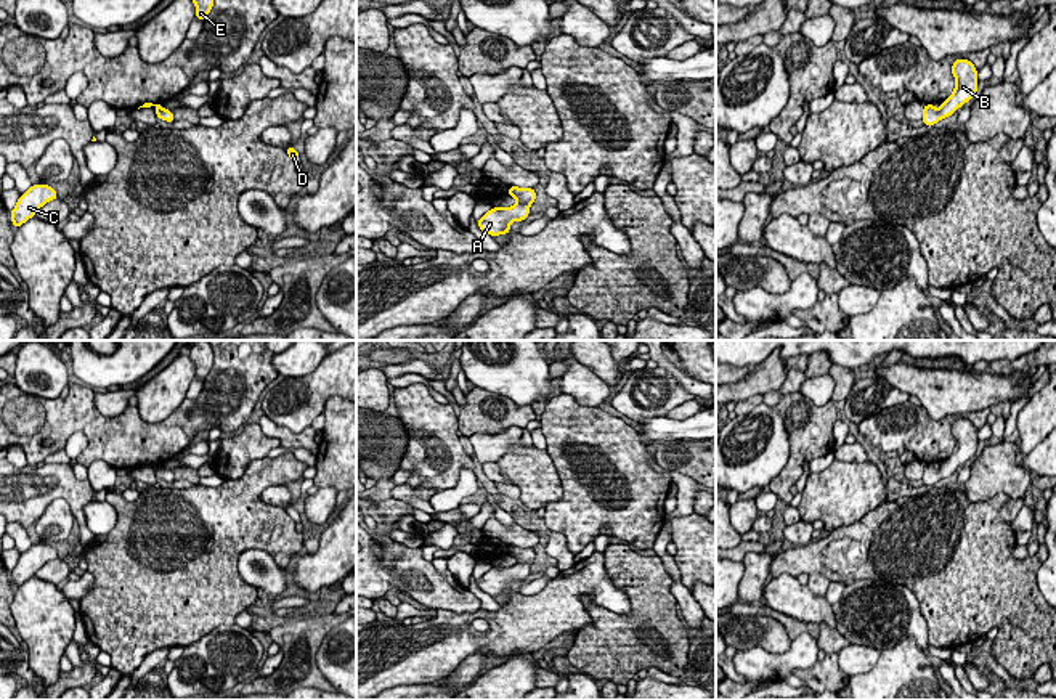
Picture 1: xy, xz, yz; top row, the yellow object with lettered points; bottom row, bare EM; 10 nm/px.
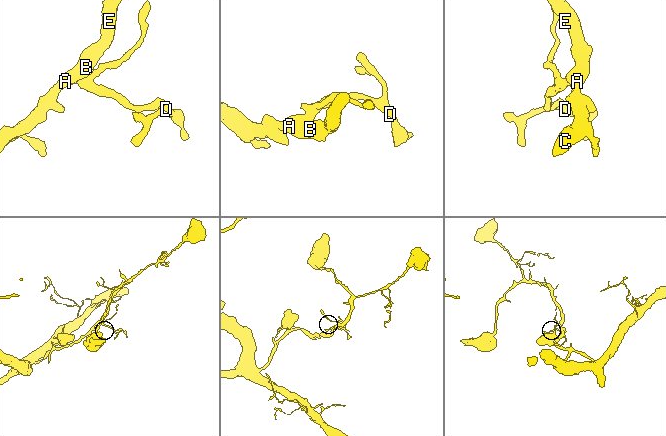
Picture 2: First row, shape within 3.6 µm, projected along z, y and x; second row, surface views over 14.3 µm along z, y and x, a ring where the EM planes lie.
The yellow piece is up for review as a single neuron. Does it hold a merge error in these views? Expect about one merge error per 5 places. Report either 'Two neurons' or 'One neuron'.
One neuron

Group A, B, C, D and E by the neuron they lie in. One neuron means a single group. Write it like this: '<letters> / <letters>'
A B C D E

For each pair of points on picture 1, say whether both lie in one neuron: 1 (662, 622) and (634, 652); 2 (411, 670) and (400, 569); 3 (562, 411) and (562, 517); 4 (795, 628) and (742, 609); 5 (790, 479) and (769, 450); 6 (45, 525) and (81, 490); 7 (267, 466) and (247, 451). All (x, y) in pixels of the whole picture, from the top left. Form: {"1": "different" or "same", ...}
{"1": "same", "2": "different", "3": "same", "4": "same", "5": "different", "6": "different", "7": "different"}

